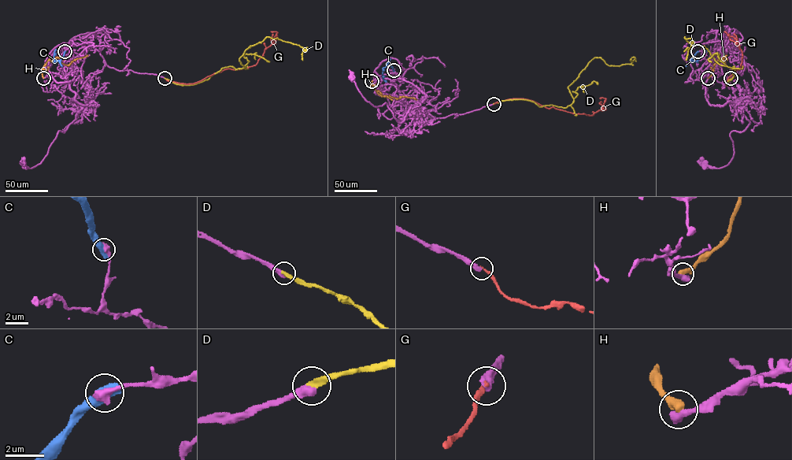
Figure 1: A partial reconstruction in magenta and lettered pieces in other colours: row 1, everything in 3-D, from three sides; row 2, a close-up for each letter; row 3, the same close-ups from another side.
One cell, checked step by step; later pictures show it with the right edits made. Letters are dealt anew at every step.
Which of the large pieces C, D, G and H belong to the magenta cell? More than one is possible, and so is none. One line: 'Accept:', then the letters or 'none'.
Accept: D

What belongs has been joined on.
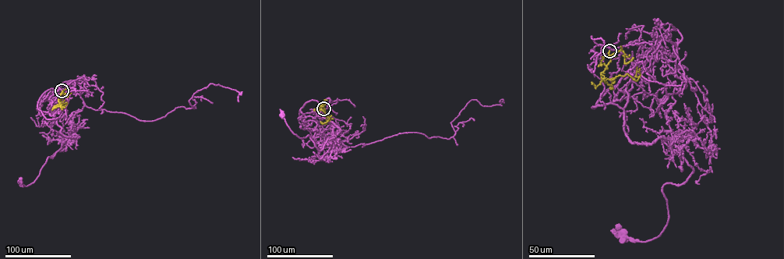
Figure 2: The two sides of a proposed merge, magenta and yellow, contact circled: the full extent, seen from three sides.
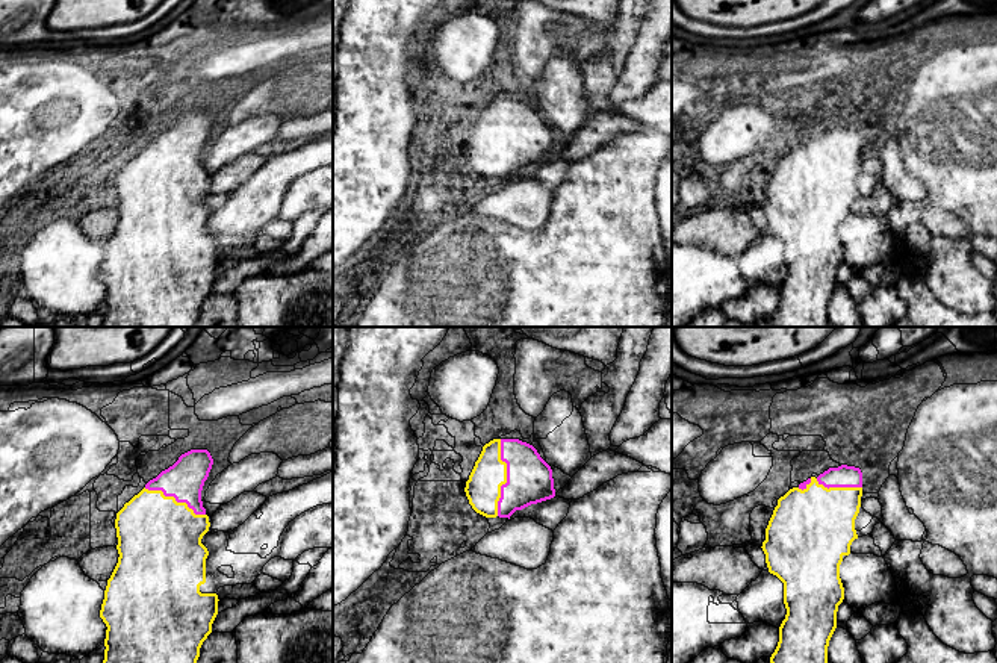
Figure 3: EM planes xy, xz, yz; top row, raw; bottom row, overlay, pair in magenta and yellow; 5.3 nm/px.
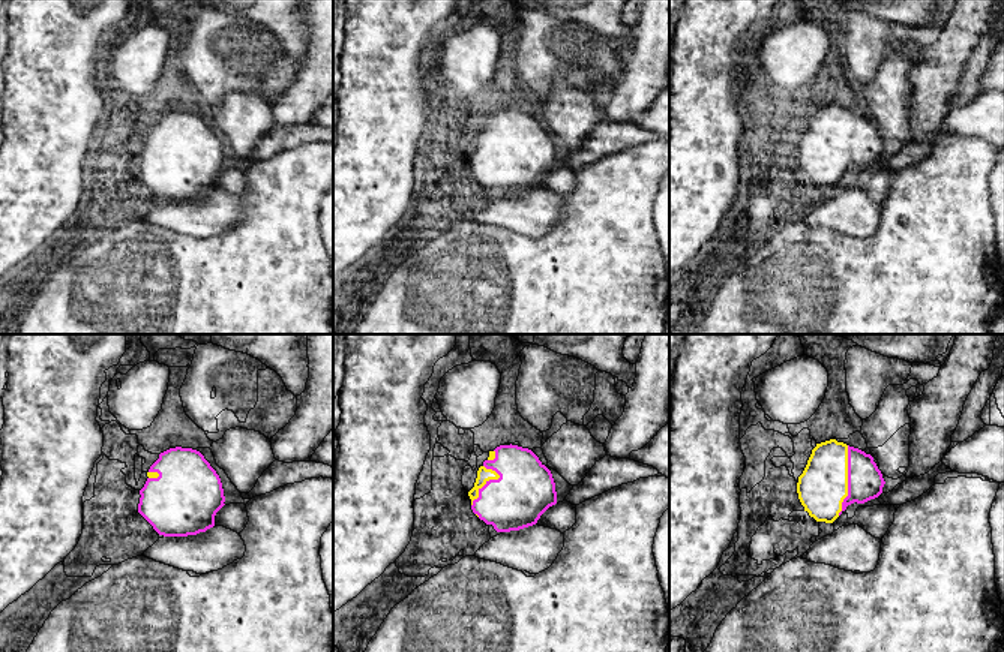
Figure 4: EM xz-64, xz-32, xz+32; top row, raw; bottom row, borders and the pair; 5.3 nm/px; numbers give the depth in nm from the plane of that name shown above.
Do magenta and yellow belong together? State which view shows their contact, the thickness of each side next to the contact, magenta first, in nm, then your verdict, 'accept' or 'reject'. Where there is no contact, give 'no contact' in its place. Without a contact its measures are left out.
meets magenta in xz; 240 nm thick on the magenta side, 190 nm on the other; accept

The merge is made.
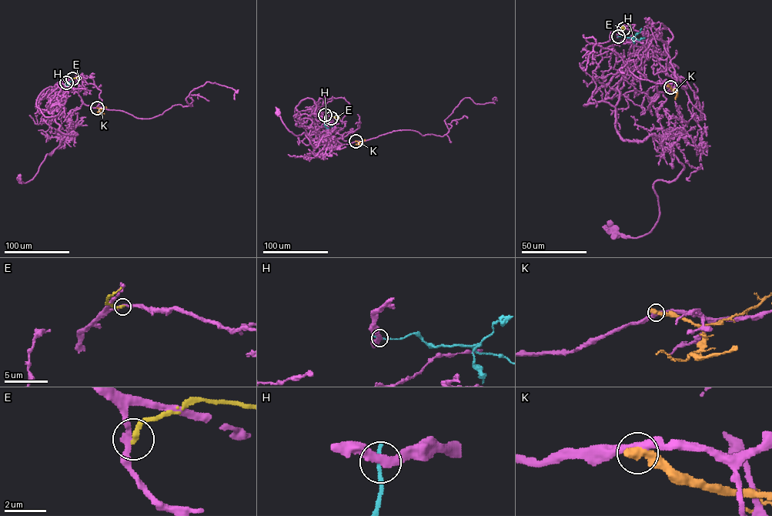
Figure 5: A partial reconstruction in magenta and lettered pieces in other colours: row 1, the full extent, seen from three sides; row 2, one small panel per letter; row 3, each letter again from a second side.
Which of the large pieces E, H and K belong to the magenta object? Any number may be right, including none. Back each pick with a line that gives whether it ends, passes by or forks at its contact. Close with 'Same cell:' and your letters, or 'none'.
Same cell: none

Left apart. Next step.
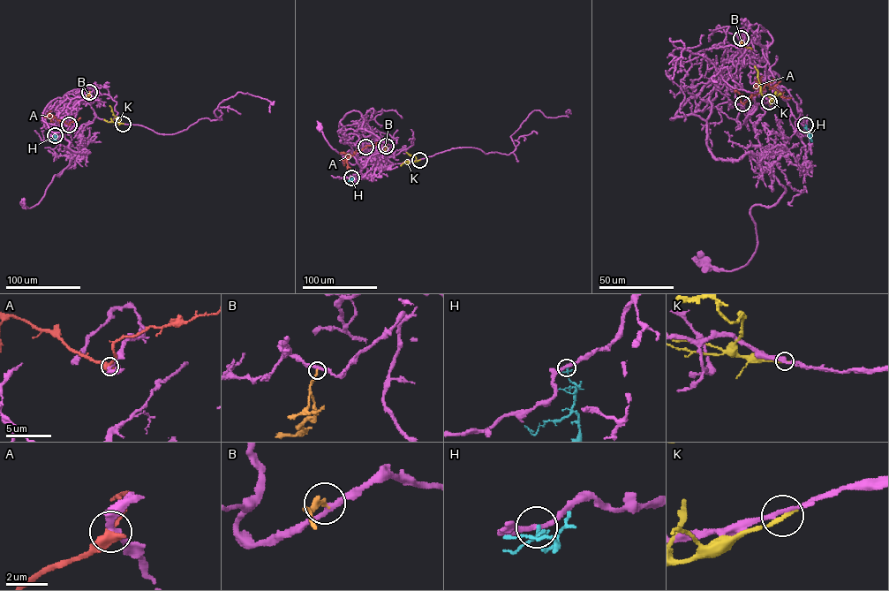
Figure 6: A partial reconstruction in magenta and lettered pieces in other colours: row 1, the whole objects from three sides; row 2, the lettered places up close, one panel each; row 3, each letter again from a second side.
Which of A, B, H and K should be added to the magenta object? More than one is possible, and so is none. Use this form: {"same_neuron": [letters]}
{"same_neuron": ["B"]}

